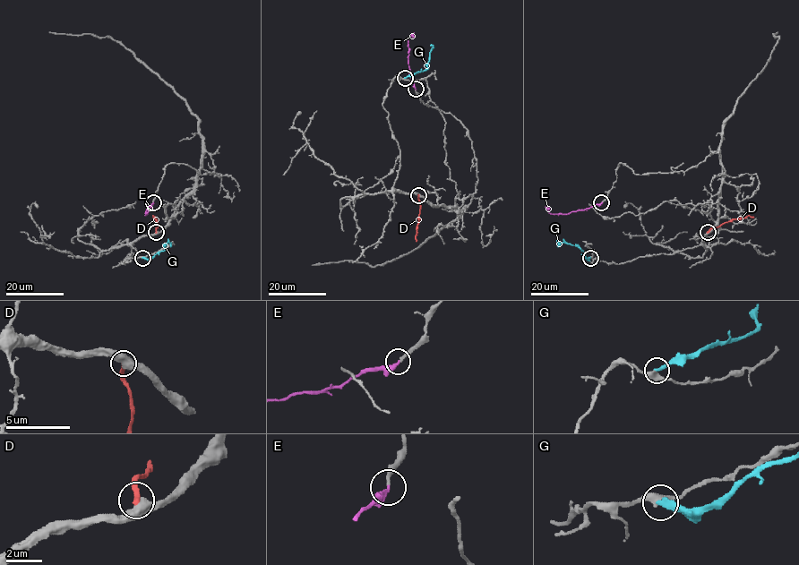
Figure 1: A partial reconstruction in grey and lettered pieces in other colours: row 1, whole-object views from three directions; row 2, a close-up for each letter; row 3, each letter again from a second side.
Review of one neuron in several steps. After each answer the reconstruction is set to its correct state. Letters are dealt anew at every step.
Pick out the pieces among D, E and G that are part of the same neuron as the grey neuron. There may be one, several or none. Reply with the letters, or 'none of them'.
E

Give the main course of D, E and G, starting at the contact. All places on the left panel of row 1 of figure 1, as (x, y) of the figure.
D: (156, 232), (157, 221), (153, 217)
E: (153, 203), (145, 214), (151, 207)
G: (142, 258), (151, 259), (165, 249), (170, 243), (168, 240)

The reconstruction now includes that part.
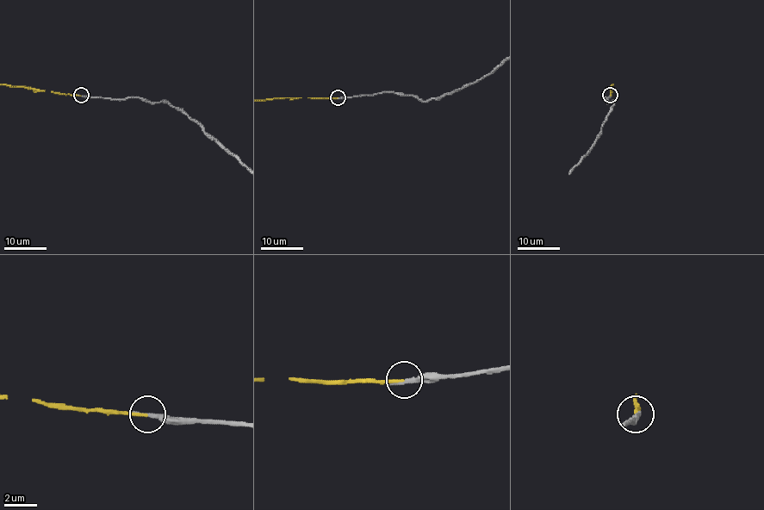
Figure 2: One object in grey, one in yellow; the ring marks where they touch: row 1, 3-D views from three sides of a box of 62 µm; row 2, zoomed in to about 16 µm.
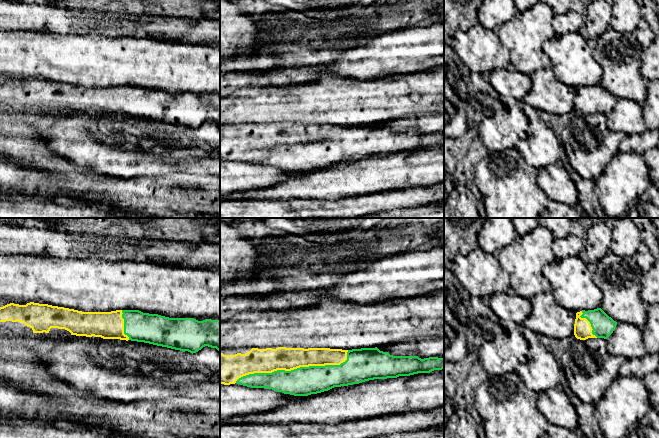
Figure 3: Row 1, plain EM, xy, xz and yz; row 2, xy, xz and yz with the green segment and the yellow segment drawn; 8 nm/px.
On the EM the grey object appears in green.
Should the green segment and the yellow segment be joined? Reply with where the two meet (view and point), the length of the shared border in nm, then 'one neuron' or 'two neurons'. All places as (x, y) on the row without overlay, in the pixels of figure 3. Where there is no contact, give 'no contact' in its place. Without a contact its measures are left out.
meets green in xz at (295, 145); contact 950 nm long; one neuron

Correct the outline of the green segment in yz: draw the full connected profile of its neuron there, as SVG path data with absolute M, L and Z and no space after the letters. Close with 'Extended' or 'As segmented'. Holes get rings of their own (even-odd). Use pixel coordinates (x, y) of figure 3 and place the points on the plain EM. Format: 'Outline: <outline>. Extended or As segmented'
Outline: M601 84L582 86L576 89L574 111L577 115L607 115L616 104L617 98L609 93Z. Extended

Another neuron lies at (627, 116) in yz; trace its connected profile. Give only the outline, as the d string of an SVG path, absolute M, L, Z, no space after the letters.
M617 99L613 109L606 115L610 131L626 135L641 134L648 130L643 106L630 99Z

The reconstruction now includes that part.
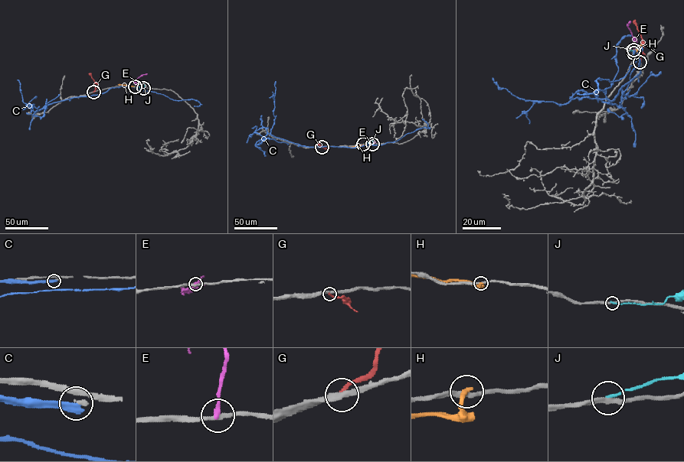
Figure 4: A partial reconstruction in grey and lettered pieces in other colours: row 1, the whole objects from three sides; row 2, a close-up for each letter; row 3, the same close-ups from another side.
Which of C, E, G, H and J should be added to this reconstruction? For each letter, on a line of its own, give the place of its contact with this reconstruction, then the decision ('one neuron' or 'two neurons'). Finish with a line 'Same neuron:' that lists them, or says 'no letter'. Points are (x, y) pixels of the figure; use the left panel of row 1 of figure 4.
C: meets grey at (143, 88); two neurons
E: meets grey at (135, 86); two neurons
G: meets grey at (93, 92); two neurons
H: meets grey at (135, 86); two neurons
J: meets grey at (135, 86); two neurons
Same neuron: no letter

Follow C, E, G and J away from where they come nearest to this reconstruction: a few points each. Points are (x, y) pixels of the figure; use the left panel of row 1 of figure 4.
C: (143, 88), (112, 87), (100, 94), (50, 104), (42, 108), (46, 108), (44, 111), (46, 99)
E: (135, 86), (136, 79), (147, 73)
G: (93, 92), (96, 83), (89, 73)
J: (135, 86), (145, 85)

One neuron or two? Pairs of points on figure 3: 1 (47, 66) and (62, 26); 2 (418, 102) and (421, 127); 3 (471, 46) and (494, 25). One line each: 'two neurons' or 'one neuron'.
1: two neurons
2: two neurons
3: two neurons

